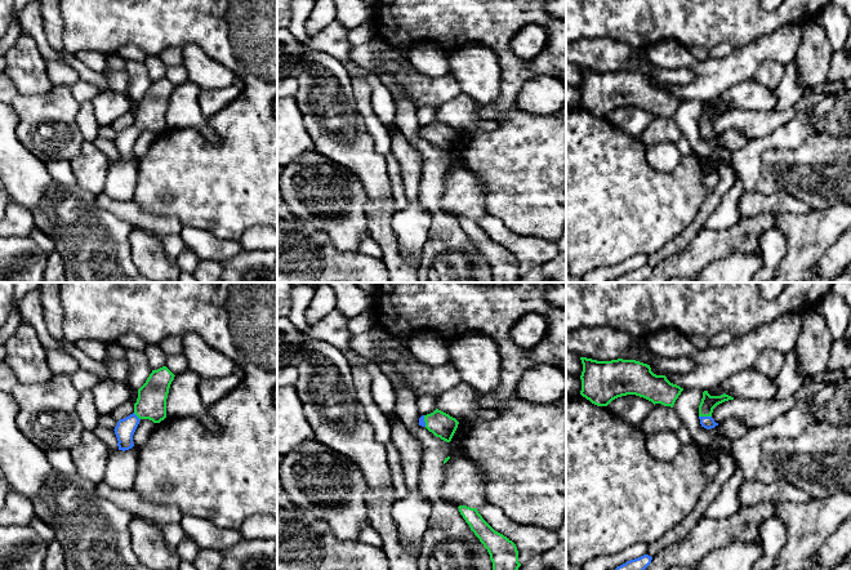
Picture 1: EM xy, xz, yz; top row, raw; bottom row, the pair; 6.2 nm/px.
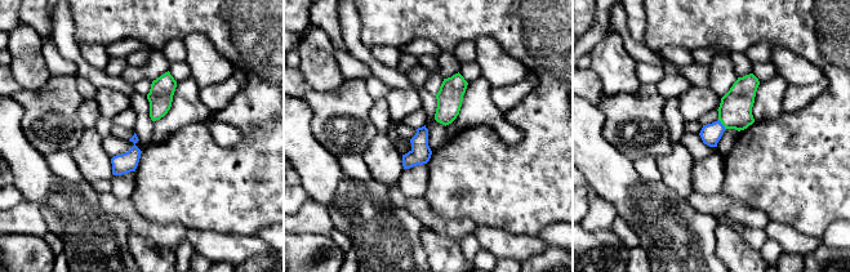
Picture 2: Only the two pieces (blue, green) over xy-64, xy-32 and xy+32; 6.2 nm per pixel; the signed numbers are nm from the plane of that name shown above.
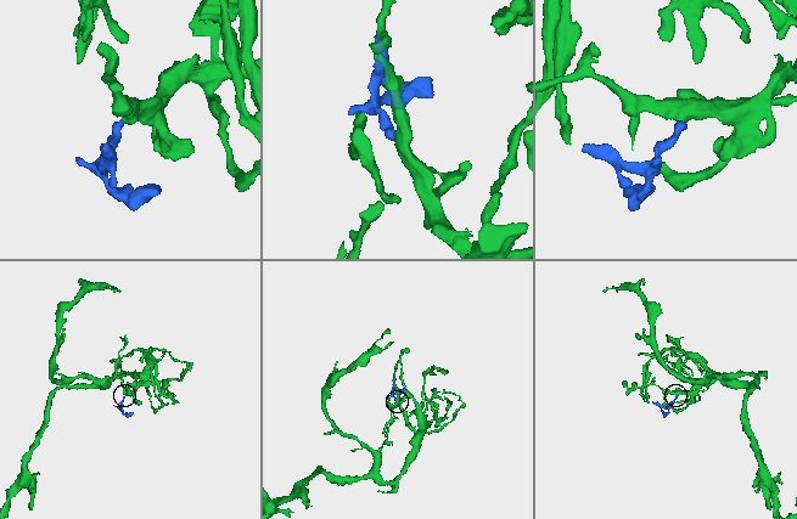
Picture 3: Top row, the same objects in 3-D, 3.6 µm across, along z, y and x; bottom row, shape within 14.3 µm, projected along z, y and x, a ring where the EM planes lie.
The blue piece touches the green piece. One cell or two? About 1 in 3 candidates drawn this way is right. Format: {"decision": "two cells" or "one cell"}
{"decision": "one cell"}

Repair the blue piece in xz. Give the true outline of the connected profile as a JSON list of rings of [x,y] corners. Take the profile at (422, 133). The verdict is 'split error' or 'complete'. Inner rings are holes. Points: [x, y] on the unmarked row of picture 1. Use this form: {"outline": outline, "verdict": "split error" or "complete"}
{"outline": [[[436,120],[433,124],[422,126],[419,129],[419,137],[426,138],[436,148],[450,153],[459,133],[449,125]]], "verdict": "split error"}

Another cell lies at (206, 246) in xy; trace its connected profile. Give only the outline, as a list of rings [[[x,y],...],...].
[[[183,227],[179,236],[184,242],[184,248],[191,249],[200,260],[223,263],[245,251],[239,240],[222,240],[206,231],[192,227]]]

